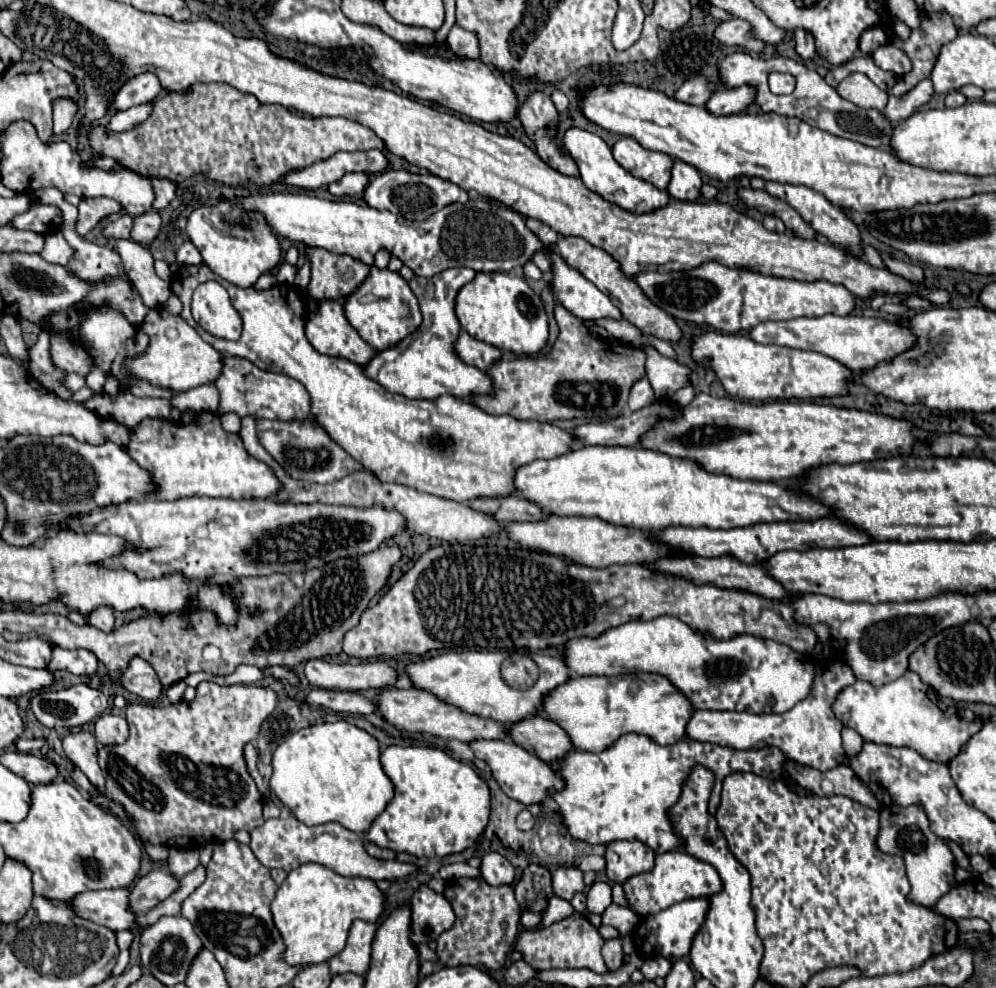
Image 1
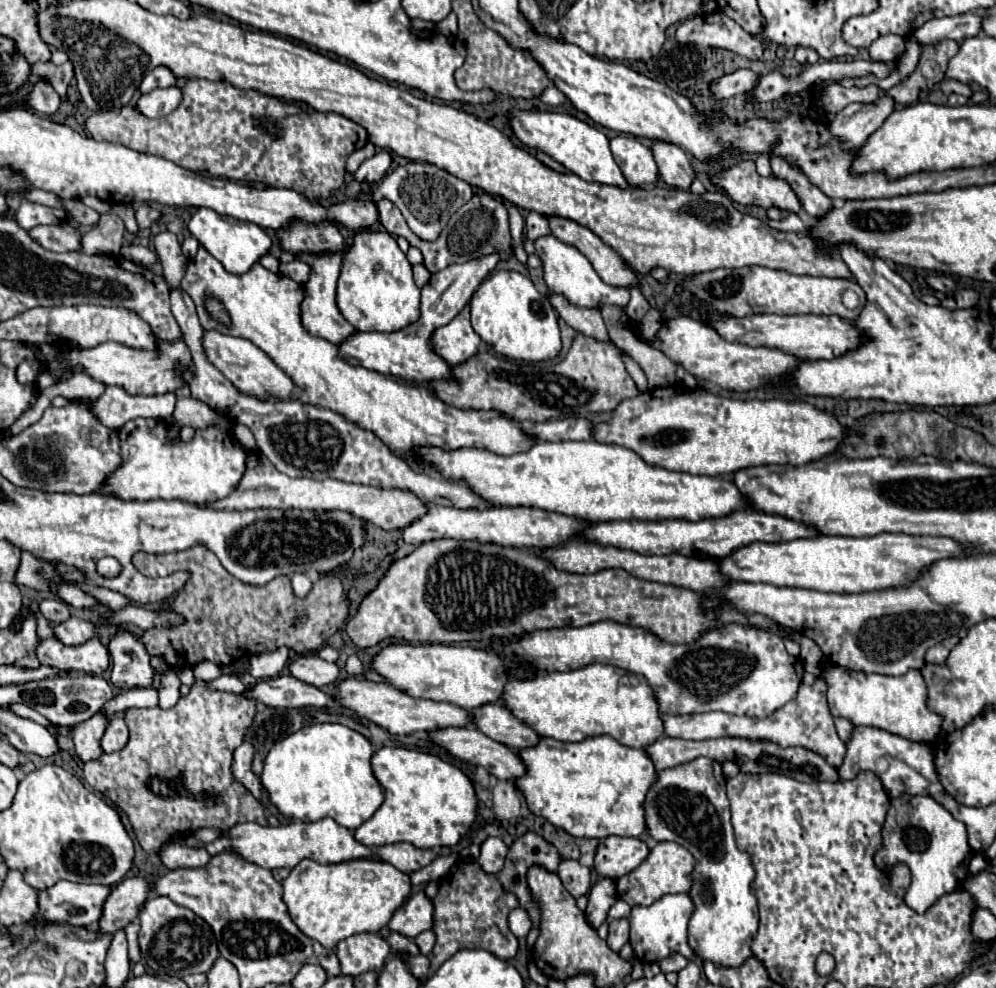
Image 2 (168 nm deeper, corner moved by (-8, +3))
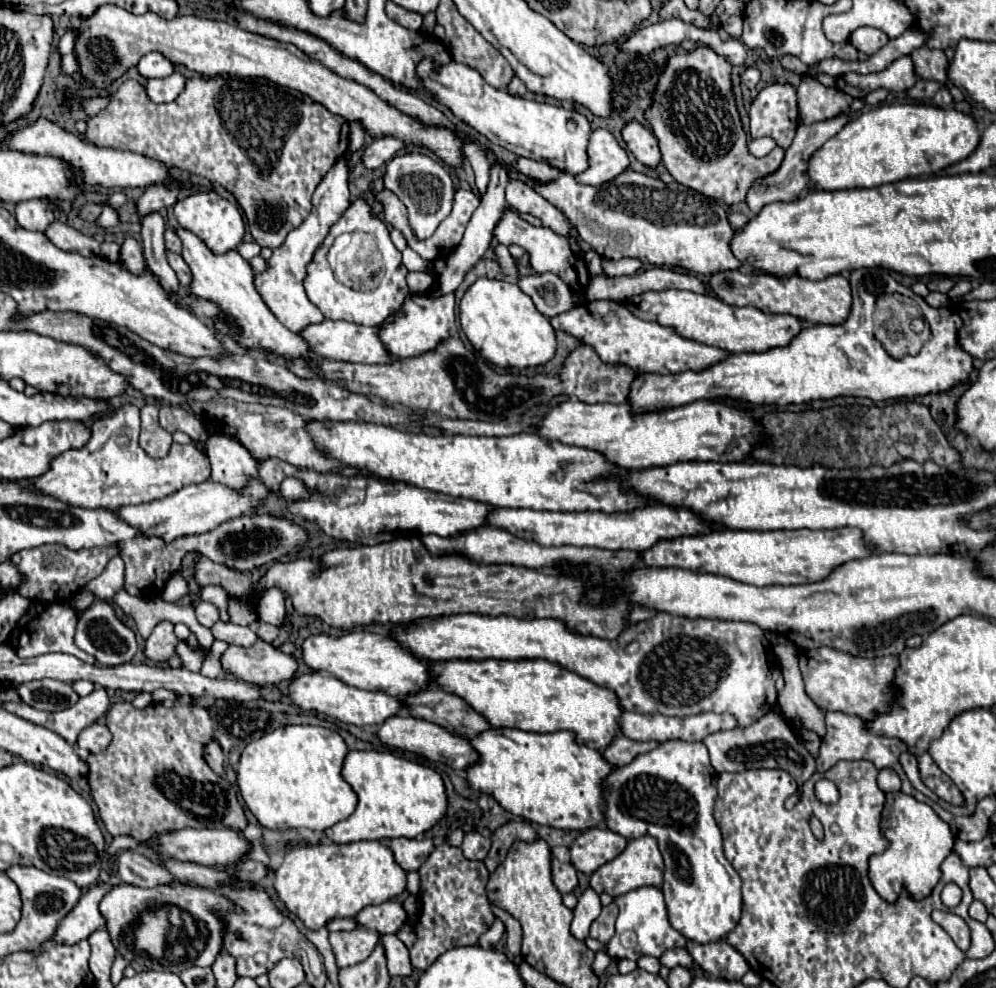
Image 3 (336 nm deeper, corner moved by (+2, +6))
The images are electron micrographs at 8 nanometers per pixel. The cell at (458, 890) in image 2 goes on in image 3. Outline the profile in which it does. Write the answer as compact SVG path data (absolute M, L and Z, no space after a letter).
M446 839L440 845L436 845L432 855L418 869L418 875L420 875L420 895L418 895L420 917L418 917L418 923L414 925L416 943L410 949L410 961L412 961L414 969L426 971L448 949L462 947L462 945L476 945L478 937L490 929L490 925L494 923L496 917L494 917L490 901L486 897L488 869L484 867L484 861L470 861L470 859L466 859L462 855L462 849L448 845Z

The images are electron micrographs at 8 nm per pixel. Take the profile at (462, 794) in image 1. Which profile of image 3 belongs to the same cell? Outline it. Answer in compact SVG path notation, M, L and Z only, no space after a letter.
M348 751L346 759L344 759L344 765L342 765L342 777L344 777L344 781L354 789L354 793L358 795L358 805L356 805L356 811L354 811L348 819L344 819L344 821L340 821L340 823L336 823L336 825L332 825L332 827L328 827L328 829L324 831L324 835L326 835L332 843L338 843L338 845L340 845L340 843L356 843L356 841L370 841L370 839L380 841L380 839L394 839L394 837L408 837L408 839L412 839L412 837L418 837L418 835L422 835L424 831L428 831L428 829L446 813L446 793L444 793L442 777L440 777L434 769L430 769L430 767L424 767L424 765L420 765L420 763L412 763L412 761L402 759L402 757L396 757L396 755L392 755L392 753L386 753L386 751Z

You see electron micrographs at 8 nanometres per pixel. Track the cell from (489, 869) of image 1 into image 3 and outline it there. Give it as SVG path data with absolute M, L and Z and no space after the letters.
M470 831L464 835L462 851L468 859L484 859L490 851L490 839L486 839L484 835L480 835L476 831Z

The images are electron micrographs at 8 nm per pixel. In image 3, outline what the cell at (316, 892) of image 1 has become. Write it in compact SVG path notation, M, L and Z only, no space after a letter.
M330 841L318 845L300 845L292 847L286 855L282 865L276 869L274 889L278 891L280 899L298 915L306 927L320 929L332 917L354 917L366 905L378 905L388 899L398 897L406 889L406 871L394 861L394 853L382 841L358 841L348 845L336 845Z

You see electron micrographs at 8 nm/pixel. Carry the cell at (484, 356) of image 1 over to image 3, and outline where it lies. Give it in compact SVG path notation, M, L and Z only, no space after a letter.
M452 293L440 295L440 297L408 295L406 301L402 303L402 307L398 311L394 311L388 319L384 319L384 323L380 323L380 327L378 327L378 339L384 343L386 351L392 357L400 357L400 359L422 355L452 335L458 335Z

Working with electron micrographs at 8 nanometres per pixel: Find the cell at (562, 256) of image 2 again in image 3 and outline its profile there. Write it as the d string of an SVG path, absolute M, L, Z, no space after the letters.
M506 207L506 209L502 211L502 217L500 217L500 221L496 223L496 227L494 227L494 239L498 239L498 243L504 243L504 245L516 243L516 245L524 247L524 249L528 251L528 255L530 255L530 265L534 267L536 273L552 271L552 273L556 273L558 277L566 279L566 285L568 285L572 291L576 291L576 293L580 293L580 287L582 287L582 289L588 287L588 277L590 277L590 275L588 275L586 263L584 263L582 257L576 257L576 255L570 251L570 245L566 243L566 237L554 233L554 231L548 229L548 227L534 227L534 225L526 223L514 209Z

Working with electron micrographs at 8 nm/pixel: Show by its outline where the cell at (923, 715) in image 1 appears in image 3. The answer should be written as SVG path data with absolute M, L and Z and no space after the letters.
M832 647L800 651L800 671L806 685L806 695L826 711L842 711L858 715L860 719L872 719L878 711L886 711L894 701L894 689L890 683L898 667L896 657L856 657Z

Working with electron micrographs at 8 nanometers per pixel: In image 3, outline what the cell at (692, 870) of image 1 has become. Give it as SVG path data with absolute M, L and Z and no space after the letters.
M650 837L630 839L626 849L618 857L614 857L612 861L598 867L590 877L590 887L596 893L608 893L612 897L624 895L624 893L634 891L634 889L644 887L644 885L662 887L662 855L658 851L658 845Z

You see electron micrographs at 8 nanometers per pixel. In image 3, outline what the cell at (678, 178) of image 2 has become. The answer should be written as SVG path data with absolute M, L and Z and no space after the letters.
M630 119L622 127L622 139L628 145L628 151L646 167L656 167L660 165L660 151L658 151L658 141L654 139L652 131L648 131L642 123L636 119Z

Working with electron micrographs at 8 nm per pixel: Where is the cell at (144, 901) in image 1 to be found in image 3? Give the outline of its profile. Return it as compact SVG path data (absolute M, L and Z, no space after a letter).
M100 883L96 887L92 887L86 895L80 897L80 901L76 903L76 907L58 923L56 933L54 933L54 941L60 945L74 945L82 939L88 939L88 935L96 929L102 929L102 915L98 911L98 903L102 899L102 895L110 889L110 885Z

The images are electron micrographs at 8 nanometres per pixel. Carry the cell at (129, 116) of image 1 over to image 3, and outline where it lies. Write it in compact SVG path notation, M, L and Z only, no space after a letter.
M172 73L170 77L162 77L162 79L150 79L146 83L146 91L148 97L154 103L170 103L174 101L186 87L186 77L182 73Z

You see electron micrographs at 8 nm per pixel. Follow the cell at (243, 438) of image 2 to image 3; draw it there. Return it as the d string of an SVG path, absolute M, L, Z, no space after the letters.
M216 433L206 441L208 447L208 461L212 467L210 479L216 483L222 483L232 489L244 489L248 485L248 479L256 475L256 463L250 457L250 453L240 445L240 441L228 433Z

